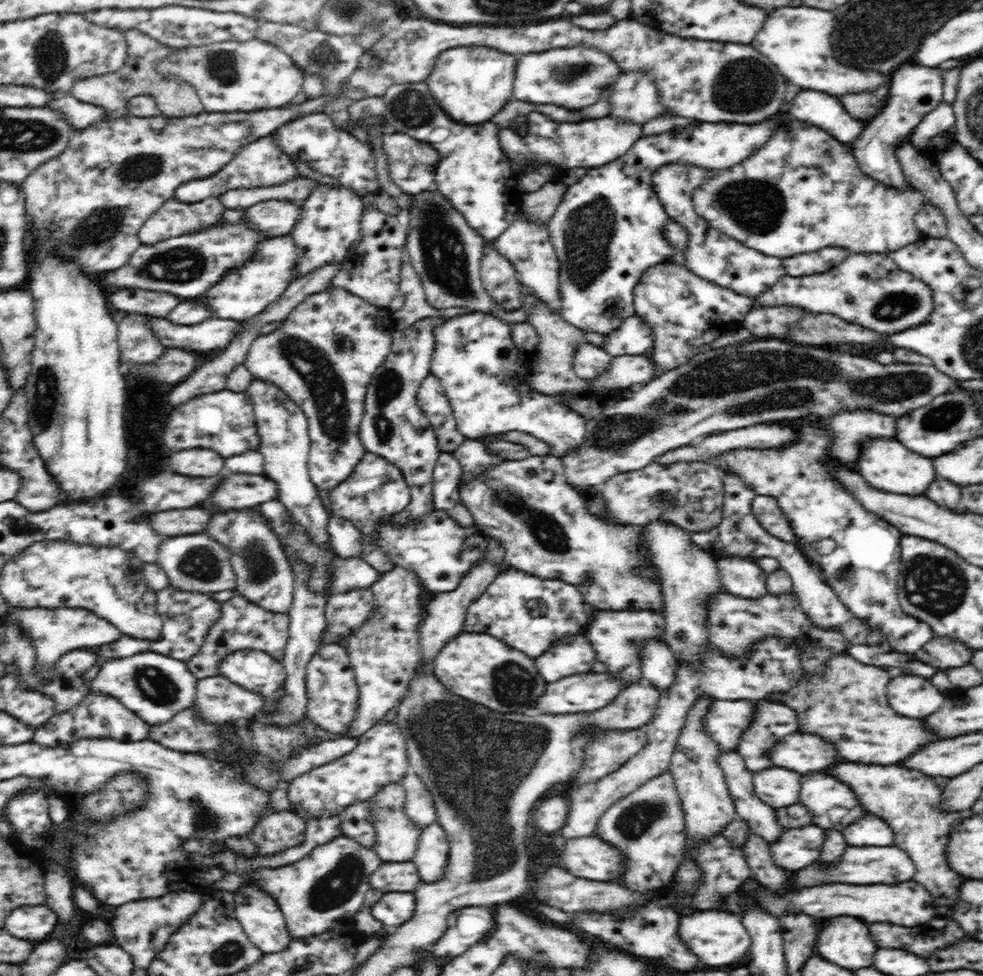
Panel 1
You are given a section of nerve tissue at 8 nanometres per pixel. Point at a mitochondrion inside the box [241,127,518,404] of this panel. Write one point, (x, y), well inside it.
(443, 249)

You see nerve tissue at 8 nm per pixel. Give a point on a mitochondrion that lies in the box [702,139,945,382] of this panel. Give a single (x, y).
(757, 206)

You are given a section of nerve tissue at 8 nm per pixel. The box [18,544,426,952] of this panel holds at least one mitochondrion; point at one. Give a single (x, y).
(343, 880)

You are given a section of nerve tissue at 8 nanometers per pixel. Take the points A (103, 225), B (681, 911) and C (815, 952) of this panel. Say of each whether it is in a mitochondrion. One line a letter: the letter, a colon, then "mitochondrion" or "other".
A: mitochondrion
B: other
C: other

